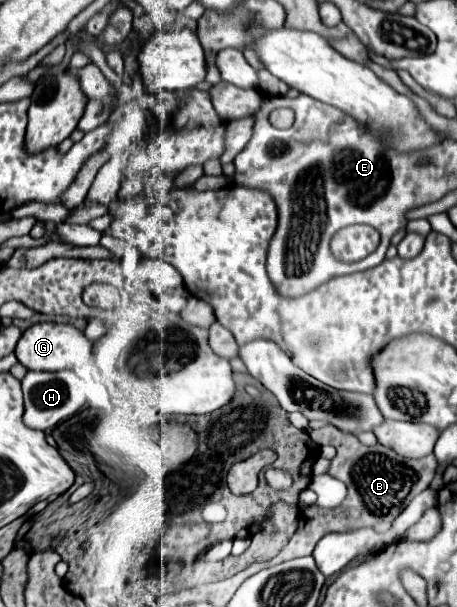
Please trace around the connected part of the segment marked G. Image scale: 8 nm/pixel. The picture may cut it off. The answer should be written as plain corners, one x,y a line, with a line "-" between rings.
36,323
30,329
26,329
16,345
16,357
18,361
32,371
62,371
72,369
72,365
80,365
90,357
92,343
74,329
72,325
58,325
58,323

